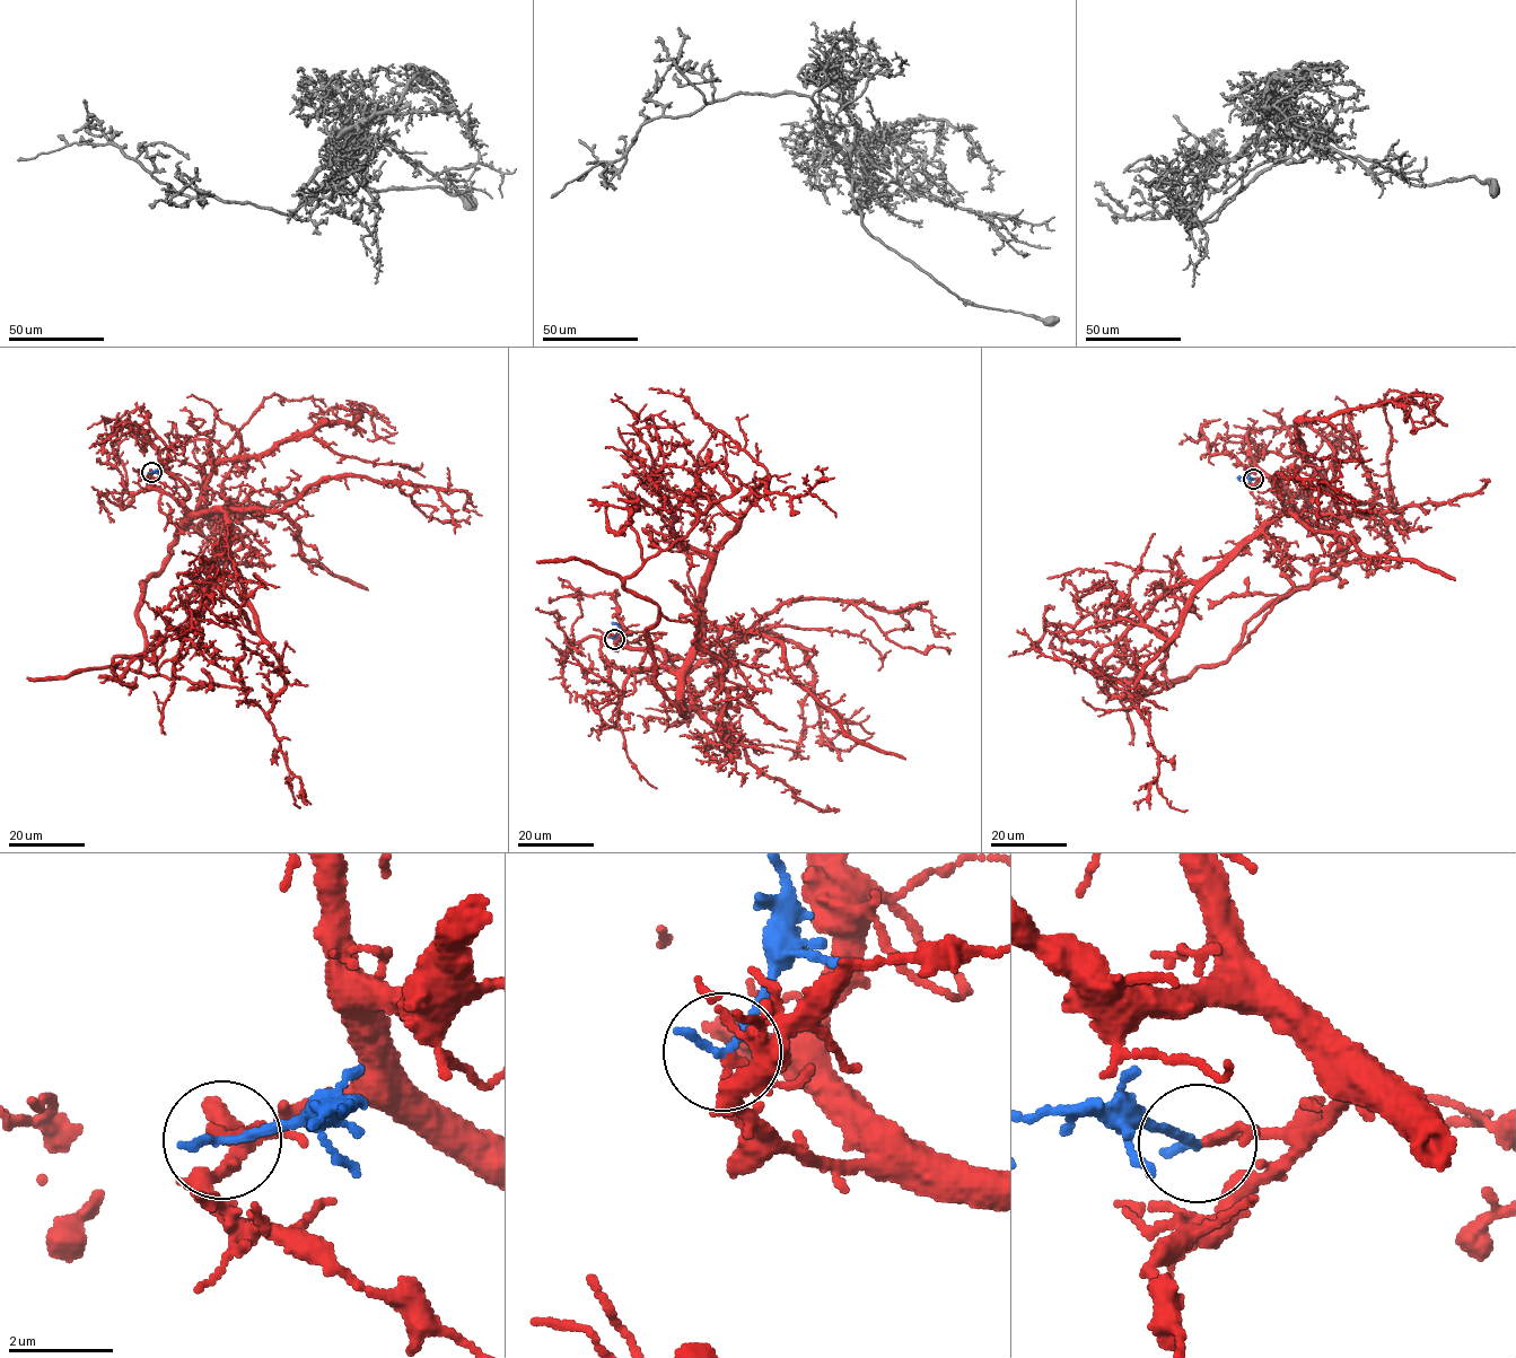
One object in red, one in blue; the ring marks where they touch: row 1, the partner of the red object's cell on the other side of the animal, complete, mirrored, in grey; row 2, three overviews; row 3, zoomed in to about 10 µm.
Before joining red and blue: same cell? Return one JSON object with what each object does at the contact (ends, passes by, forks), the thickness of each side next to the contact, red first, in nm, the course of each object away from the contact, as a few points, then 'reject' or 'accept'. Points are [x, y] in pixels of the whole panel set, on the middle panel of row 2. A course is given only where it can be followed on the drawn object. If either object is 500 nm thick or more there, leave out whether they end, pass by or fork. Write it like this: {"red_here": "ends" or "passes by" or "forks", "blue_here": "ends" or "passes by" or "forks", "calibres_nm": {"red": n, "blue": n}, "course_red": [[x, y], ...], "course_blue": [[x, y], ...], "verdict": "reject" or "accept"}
{"red_here": "passes by", "blue_here": "ends", "calibres_nm": {"red": 140, "blue": 180}, "course_red": [[614, 639], [662, 651], [684, 715], [657, 682], [646, 632], [660, 613], [623, 587], [733, 493], [708, 449]], "course_blue": [[614, 639], [619, 625], [613, 622], [616, 624]], "verdict": "accept"}

